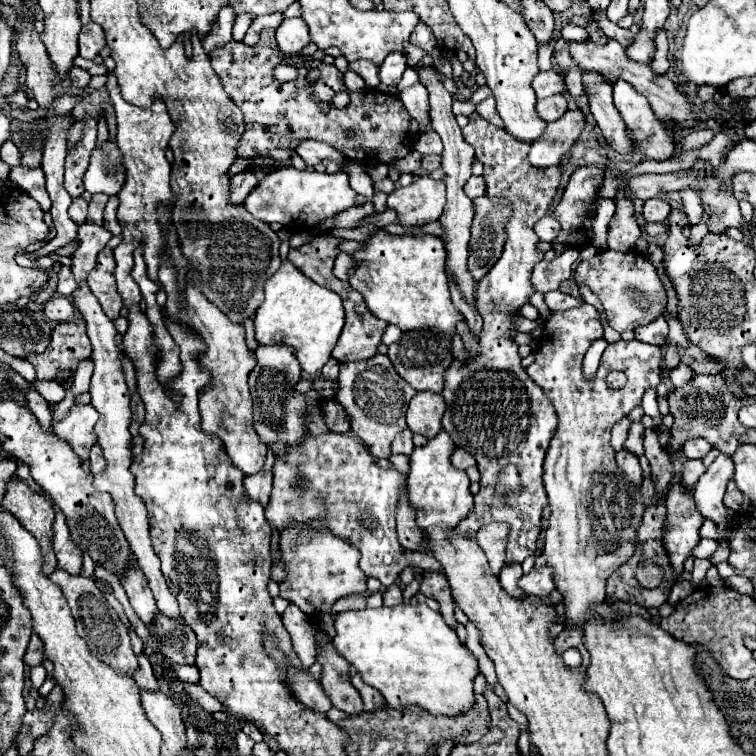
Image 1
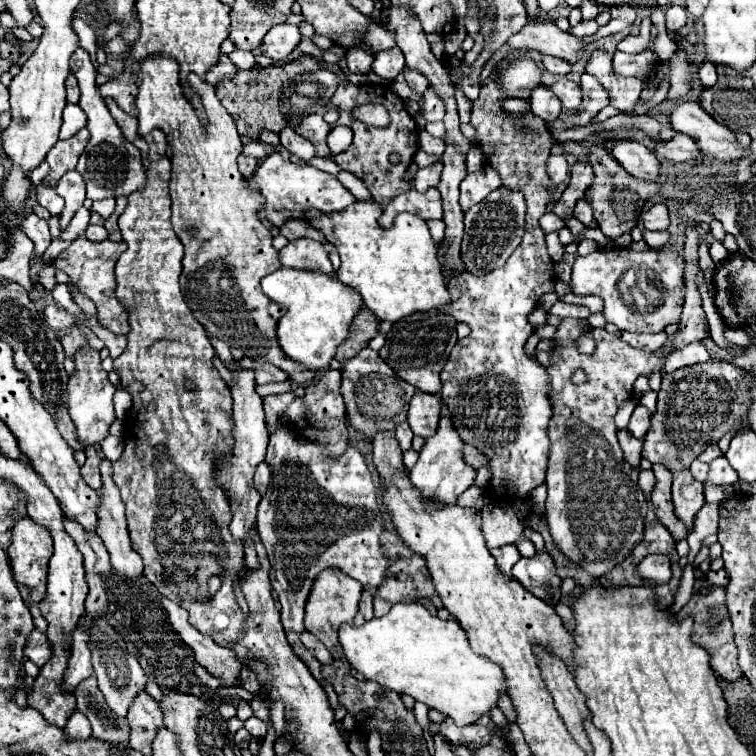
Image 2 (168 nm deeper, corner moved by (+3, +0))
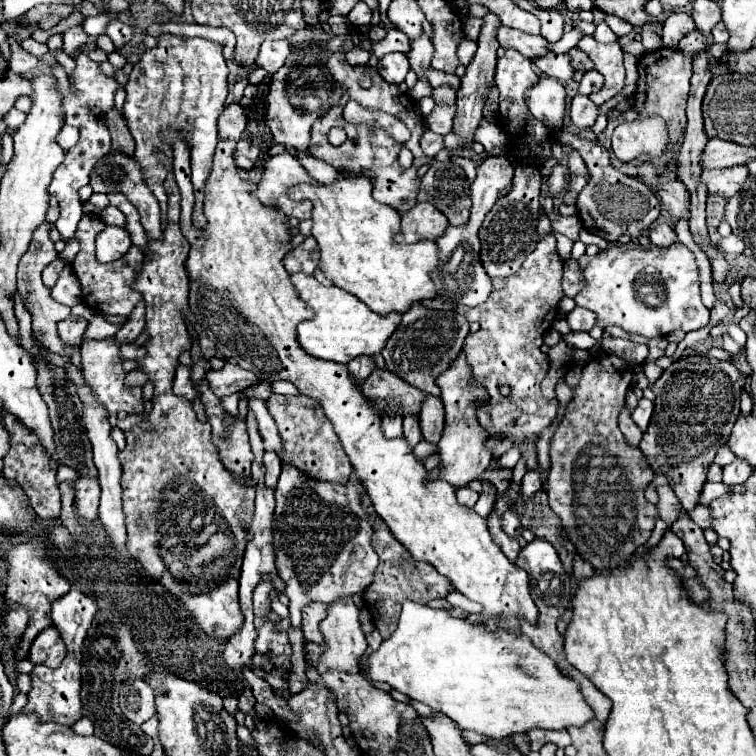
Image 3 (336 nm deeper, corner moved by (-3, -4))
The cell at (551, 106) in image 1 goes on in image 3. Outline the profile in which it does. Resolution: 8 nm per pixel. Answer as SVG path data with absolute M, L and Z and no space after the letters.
M541 76L537 84L533 84L525 92L525 100L529 106L529 112L541 120L549 132L557 132L563 126L565 116L565 88L547 76Z

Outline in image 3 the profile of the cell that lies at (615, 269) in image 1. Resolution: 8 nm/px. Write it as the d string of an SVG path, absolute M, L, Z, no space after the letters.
M675 242L671 248L625 248L613 246L609 250L601 250L589 266L583 270L585 274L585 288L575 296L575 304L583 306L597 314L597 326L619 326L625 332L641 334L647 338L667 336L673 330L693 332L701 330L709 324L709 310L703 306L699 296L699 270L693 252Z

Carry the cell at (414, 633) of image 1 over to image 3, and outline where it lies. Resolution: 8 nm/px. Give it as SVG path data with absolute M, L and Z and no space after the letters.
M409 600L403 602L399 626L393 636L371 654L367 676L387 682L405 696L449 716L463 730L475 730L495 740L527 734L533 728L565 730L569 726L585 726L587 720L595 716L591 706L583 700L579 684L565 676L547 654L539 652L529 636L511 630L487 630L483 624L451 616L449 610L435 610Z

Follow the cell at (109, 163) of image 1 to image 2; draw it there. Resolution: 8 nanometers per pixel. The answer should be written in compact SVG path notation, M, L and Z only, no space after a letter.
M77 48L77 54L73 54L73 60L71 60L71 70L73 70L75 78L79 80L79 88L81 88L79 106L87 114L87 130L91 132L91 140L85 146L85 152L81 154L79 164L77 164L77 172L81 172L83 180L87 184L87 198L101 200L101 198L127 196L129 192L135 192L137 188L141 188L141 184L145 184L145 168L141 164L141 152L137 146L133 146L123 136L123 132L117 126L117 122L113 120L105 100L99 96L97 84L95 84L97 72L91 64L89 52L83 48Z

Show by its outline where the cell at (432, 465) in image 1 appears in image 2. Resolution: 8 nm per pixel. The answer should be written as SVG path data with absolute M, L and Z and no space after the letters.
M445 412L441 414L437 434L425 440L417 464L409 470L409 480L425 500L435 504L457 504L459 494L473 484L475 470L463 462L463 444L457 432L453 432L453 424L449 424L449 416L445 416Z

